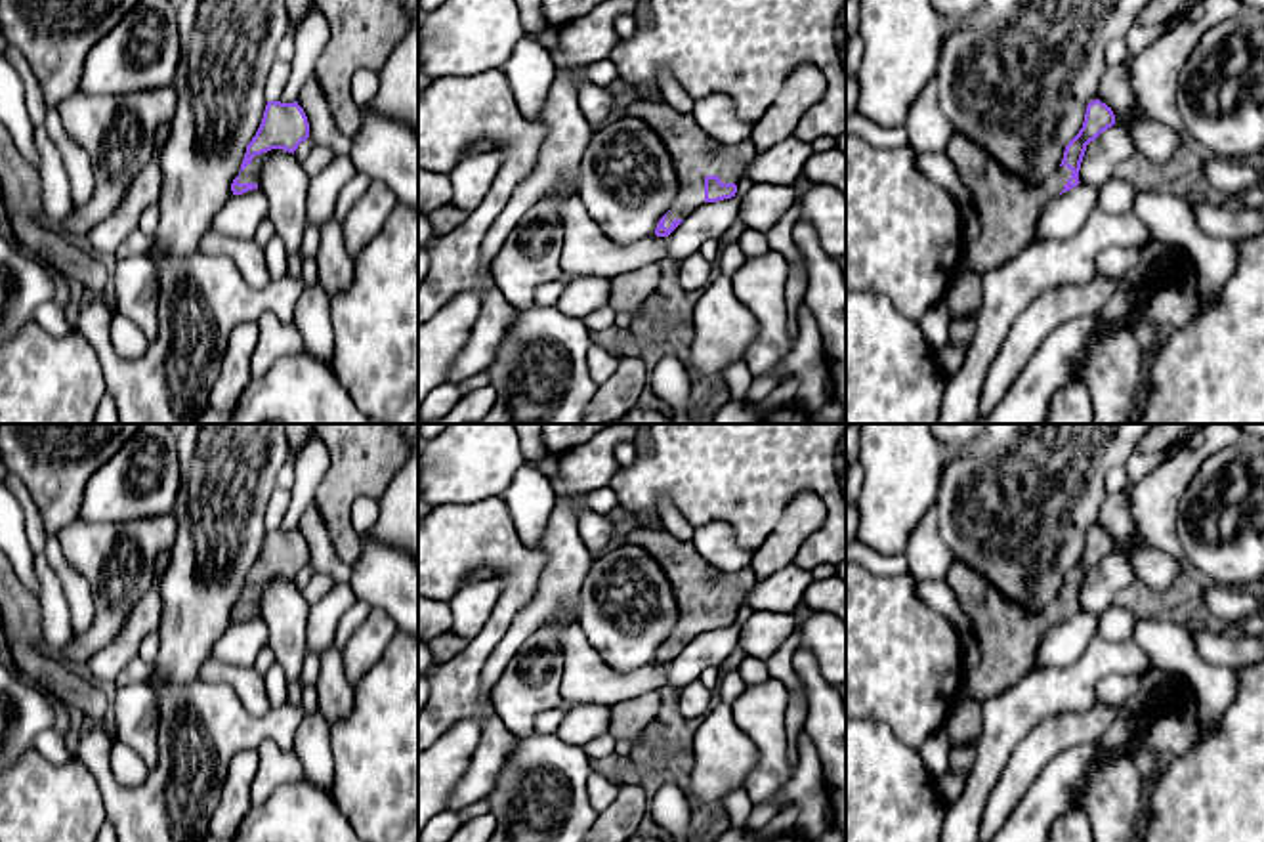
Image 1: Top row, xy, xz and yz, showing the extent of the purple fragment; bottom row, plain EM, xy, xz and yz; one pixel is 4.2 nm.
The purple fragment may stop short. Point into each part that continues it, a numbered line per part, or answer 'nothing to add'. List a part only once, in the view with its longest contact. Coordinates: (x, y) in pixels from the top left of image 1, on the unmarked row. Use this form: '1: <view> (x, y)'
1: xz (692, 577)

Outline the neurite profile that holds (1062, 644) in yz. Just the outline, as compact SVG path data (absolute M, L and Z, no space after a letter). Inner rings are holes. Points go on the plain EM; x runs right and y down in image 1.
M1079 611L1052 626L1037 647L1037 664L1069 666L1096 638L1100 615Z

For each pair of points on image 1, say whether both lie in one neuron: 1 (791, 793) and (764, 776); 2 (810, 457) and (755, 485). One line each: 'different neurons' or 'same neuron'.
1: different neurons
2: same neuron

